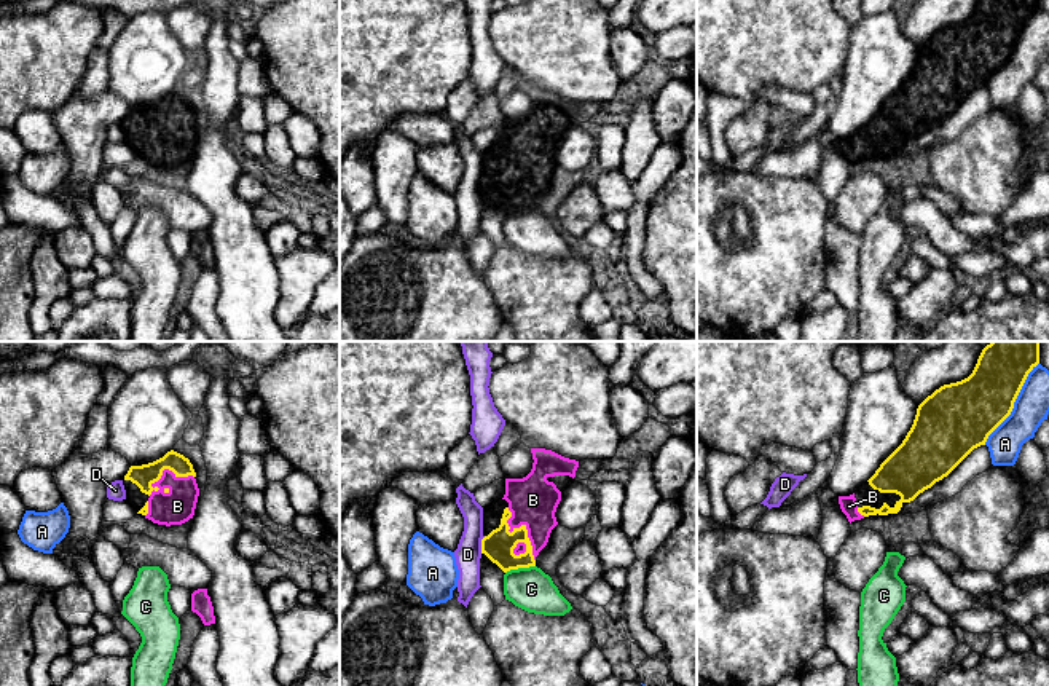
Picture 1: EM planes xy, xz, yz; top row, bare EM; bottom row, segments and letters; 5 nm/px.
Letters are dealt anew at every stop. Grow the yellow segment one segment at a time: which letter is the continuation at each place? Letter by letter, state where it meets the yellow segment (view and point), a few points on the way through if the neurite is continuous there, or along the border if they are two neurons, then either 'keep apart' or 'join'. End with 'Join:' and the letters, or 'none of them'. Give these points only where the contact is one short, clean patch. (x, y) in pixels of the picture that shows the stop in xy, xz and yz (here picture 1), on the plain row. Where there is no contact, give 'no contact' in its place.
A: yz (1013, 47) | keep apart
B: xz (525, 169) | join
C: xz (520, 209) | keep apart
D: xz (482, 187) | along xz (485, 179), (480, 195) | keep apart
Join: B

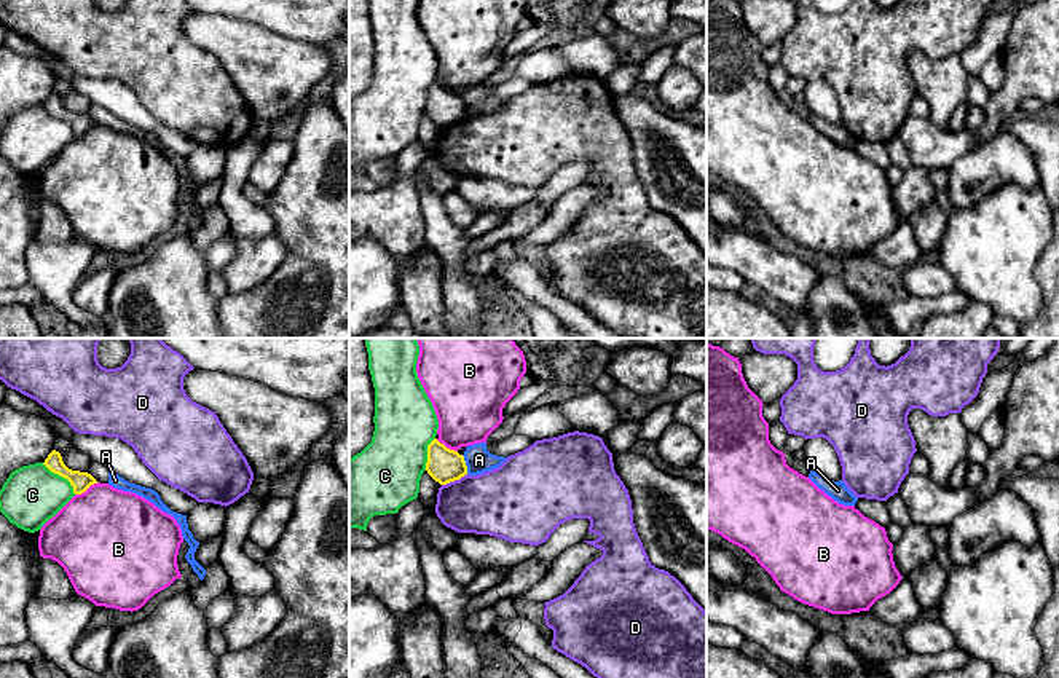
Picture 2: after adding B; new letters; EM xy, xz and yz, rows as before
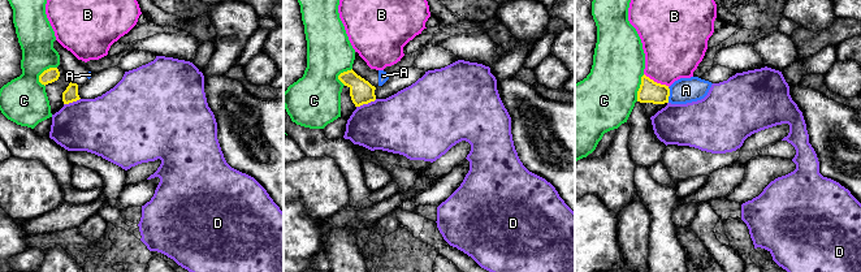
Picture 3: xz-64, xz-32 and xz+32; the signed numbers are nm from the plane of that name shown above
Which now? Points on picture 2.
A: xz (464, 107) | along xz (461, 98), (468, 115) | keep apart
B: xy (86, 131) | along xy (98, 125), (75, 137) | keep apart
C: xy (61, 118) | keep apart
D: xz (453, 123) | keep apart
Join: none of them

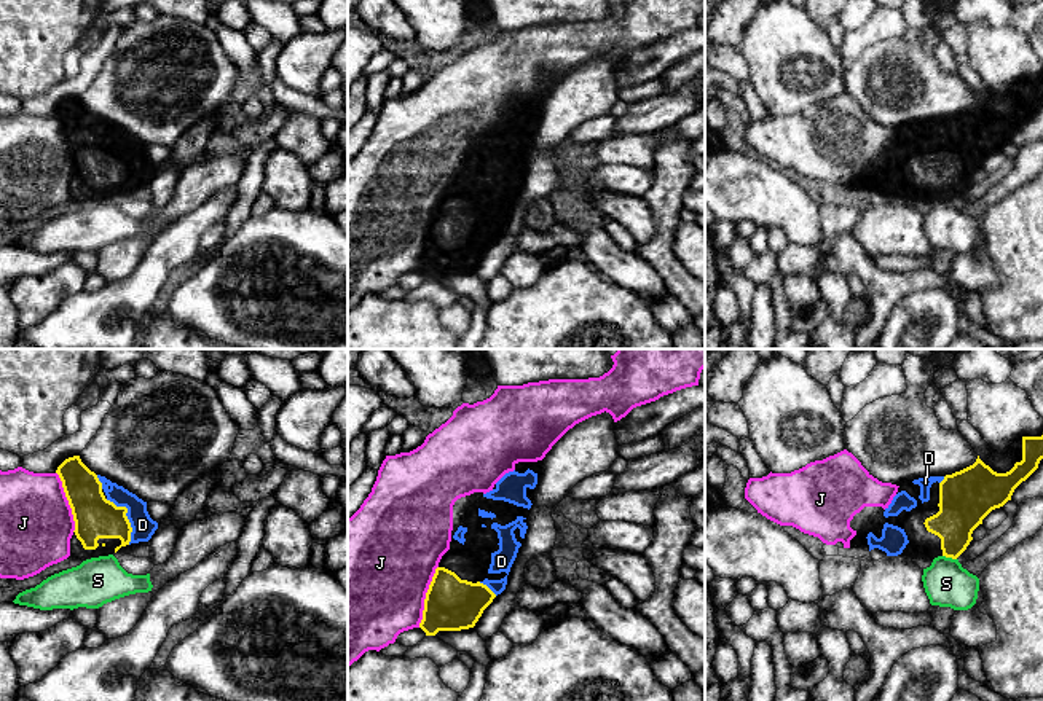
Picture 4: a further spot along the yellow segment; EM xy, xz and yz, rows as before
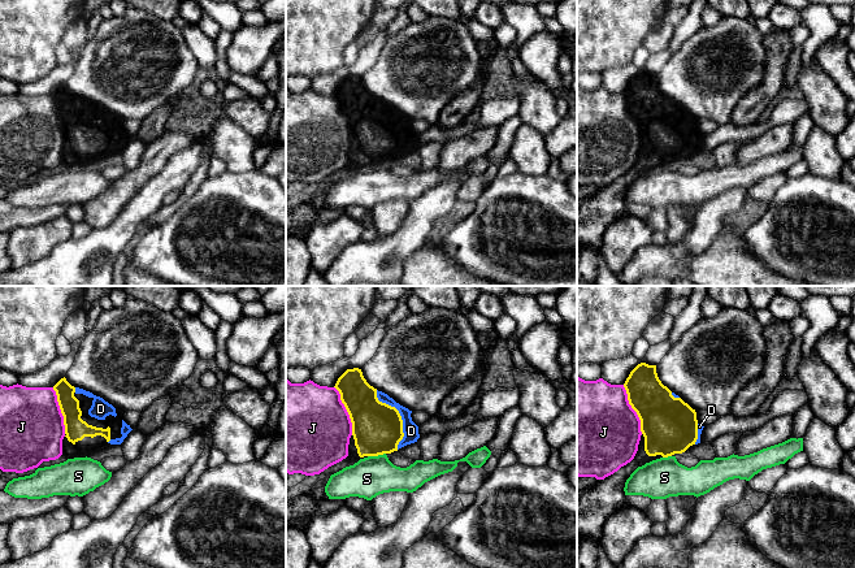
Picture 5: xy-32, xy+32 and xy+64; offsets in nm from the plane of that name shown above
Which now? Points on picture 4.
D: xy (126, 160) | across xy (94, 160), (126, 160), (134, 168), (142, 168) | join
J: xz (426, 239) | along xz (437, 209), (426, 236), (423, 262), (418, 270) | keep apart
S: yz (949, 199) | along yz (943, 198), (956, 203) | keep apart
Join: D

